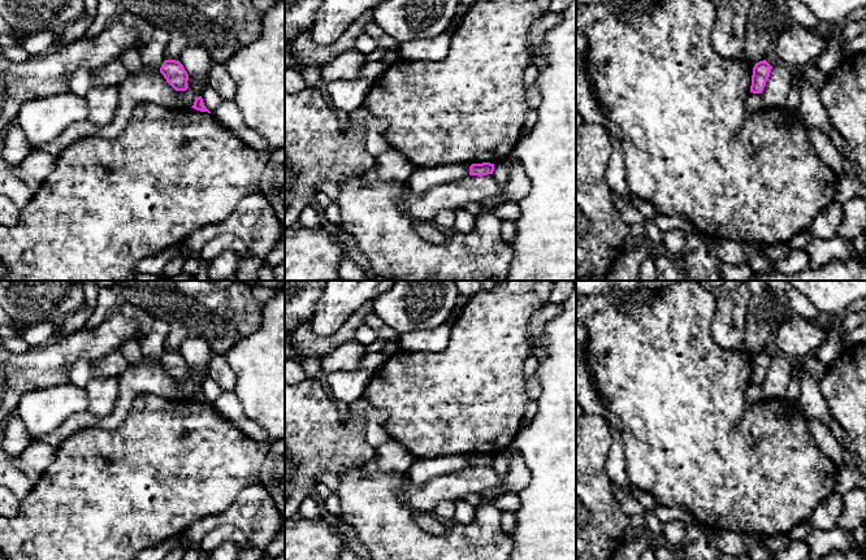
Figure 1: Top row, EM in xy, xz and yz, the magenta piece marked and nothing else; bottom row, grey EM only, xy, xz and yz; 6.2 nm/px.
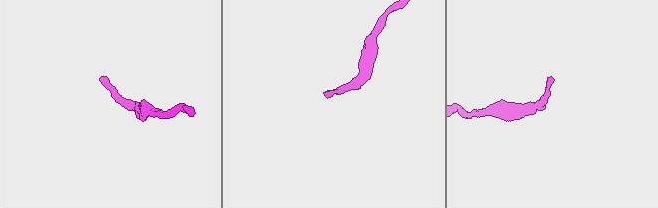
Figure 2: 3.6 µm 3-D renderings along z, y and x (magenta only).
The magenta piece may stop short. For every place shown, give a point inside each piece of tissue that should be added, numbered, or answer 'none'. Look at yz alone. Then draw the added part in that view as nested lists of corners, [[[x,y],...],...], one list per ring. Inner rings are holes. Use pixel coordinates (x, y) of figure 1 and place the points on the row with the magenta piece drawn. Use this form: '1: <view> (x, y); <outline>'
none

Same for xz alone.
none

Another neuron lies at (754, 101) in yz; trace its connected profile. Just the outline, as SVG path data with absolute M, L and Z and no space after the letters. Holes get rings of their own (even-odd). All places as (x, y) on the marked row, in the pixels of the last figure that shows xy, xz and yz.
M750 92L746 97L745 107L748 112L757 112L765 108L762 95Z

